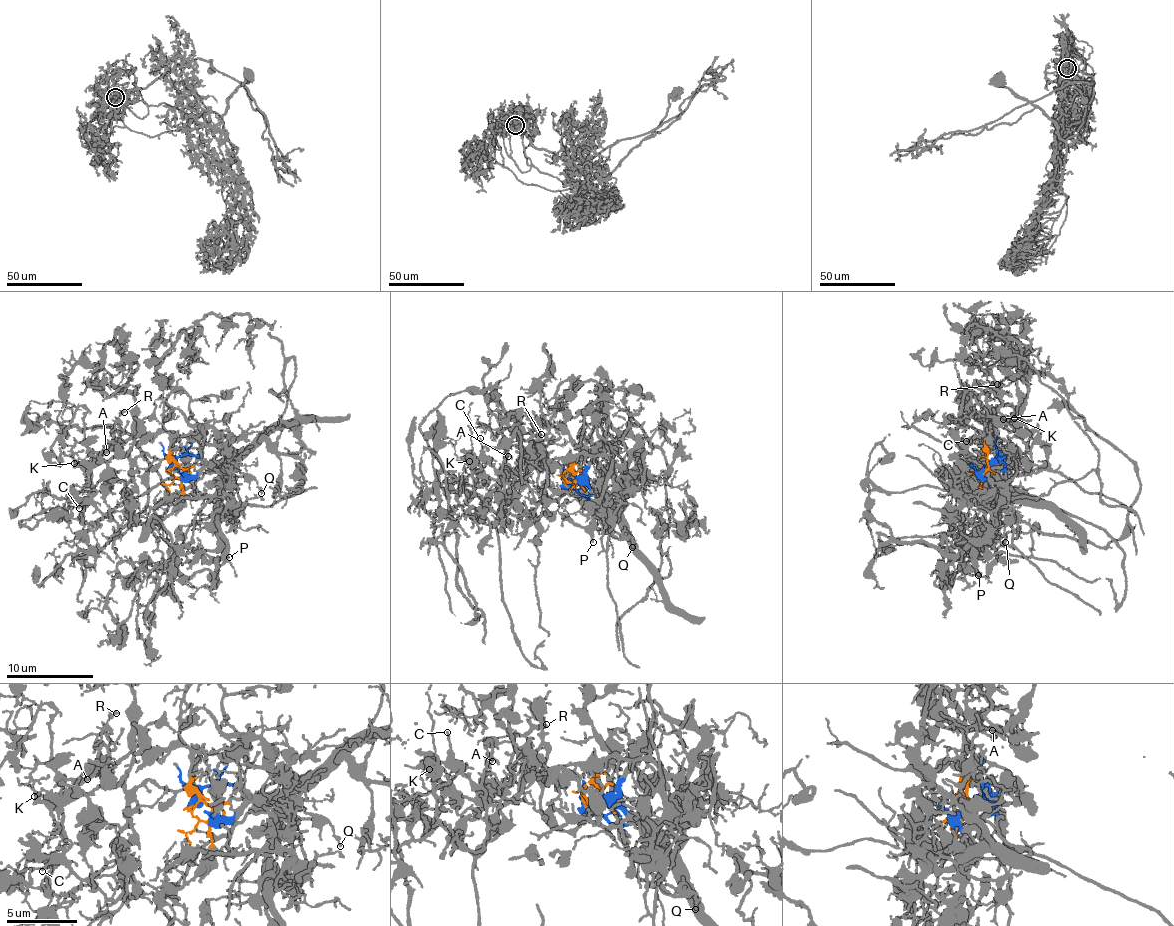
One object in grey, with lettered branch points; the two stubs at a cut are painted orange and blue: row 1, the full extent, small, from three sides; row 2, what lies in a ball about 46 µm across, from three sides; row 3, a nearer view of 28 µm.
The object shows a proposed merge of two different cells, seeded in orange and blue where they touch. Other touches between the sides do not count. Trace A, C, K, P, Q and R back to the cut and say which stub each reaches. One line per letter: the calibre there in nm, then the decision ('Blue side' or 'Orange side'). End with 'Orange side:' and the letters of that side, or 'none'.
A: Thickness 130 nm. Orange side
C: Thickness 130 nm. Orange side
K: Thickness 130 nm. Orange side
P: Thickness 140 nm. Blue side
Q: Thickness 130 nm. Blue side
R: Thickness 200 nm. Orange side
Orange side: A, C, K, R

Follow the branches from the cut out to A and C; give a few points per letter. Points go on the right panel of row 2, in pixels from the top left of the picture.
A: (994, 464), (954, 490), (974, 547), (958, 567), (999, 535), (1012, 487), (986, 420), (1020, 420), (1003, 419)
C: (994, 464), (954, 490), (974, 547), (957, 568), (999, 535), (1007, 500), (982, 490), (967, 441)

